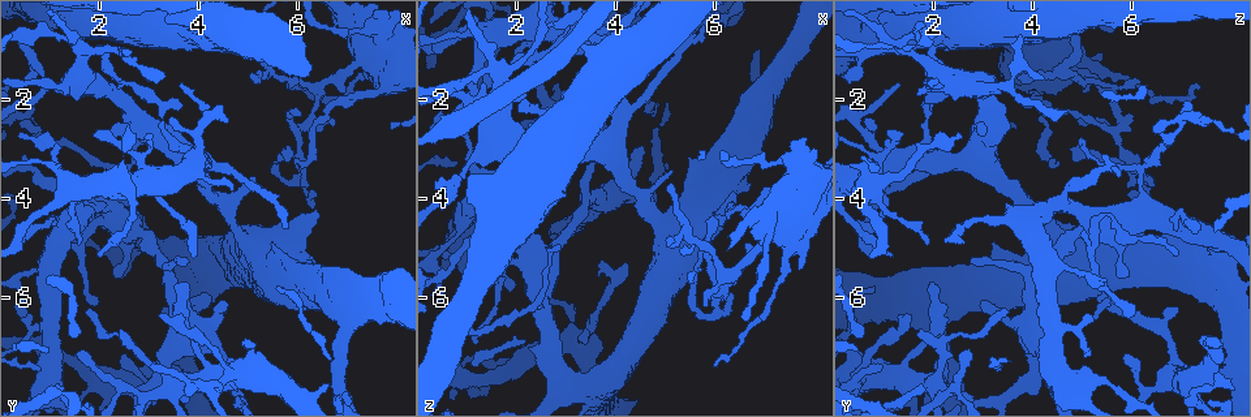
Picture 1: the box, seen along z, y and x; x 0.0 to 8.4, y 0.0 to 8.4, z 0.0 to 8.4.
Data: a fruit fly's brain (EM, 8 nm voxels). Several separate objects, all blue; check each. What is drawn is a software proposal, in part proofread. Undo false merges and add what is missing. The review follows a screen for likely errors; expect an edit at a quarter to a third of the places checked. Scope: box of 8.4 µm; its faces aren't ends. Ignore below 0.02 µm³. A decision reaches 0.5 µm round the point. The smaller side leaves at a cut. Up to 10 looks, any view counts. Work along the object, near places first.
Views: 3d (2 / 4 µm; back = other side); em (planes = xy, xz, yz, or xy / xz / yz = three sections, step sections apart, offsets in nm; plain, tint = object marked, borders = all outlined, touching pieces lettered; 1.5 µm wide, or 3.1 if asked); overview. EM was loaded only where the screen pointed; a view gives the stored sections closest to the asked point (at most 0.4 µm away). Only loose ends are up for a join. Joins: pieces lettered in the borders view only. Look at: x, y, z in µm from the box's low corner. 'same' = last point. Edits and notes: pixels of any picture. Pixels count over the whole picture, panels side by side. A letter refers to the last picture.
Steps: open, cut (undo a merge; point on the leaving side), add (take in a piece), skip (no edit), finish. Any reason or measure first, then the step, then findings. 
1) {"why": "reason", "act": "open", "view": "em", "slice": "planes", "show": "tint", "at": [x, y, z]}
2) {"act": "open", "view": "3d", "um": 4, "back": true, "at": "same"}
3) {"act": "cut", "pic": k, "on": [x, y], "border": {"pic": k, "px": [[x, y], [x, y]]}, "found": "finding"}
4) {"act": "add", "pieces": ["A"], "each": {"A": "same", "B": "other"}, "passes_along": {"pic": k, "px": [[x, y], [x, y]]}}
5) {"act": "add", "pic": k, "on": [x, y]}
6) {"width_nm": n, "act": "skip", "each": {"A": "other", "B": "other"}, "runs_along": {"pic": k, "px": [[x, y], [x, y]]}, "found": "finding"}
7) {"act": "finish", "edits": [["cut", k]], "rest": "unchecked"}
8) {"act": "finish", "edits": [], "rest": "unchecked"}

{"why": "an open end", "act": "open", "view": "em", "slice": "planes", "show": "borders", "at": [2.05, 0.95, 1.90]}

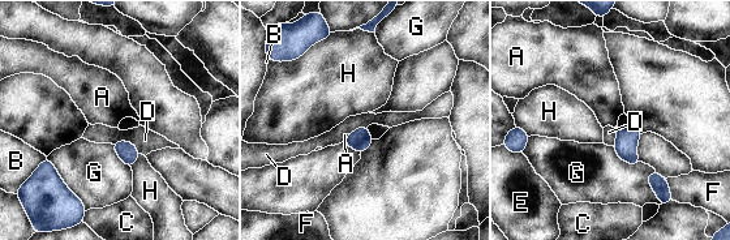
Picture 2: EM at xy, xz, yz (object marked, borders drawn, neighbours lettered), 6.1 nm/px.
{"longest_contact_nm": ["G", 420], "act": "skip", "each": {"A": "other", "B": "other", "C": "other", "D": "other", "E": "other", "F": "other", "G": "other", "H": "other"}, "found": "no lettered piece goes on from it"}

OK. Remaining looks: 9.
{"why": "branch stops here", "act": "open", "view": "em", "slice": "planes", "show": "borders", "at": [3.75, 5.25, 2.75]}

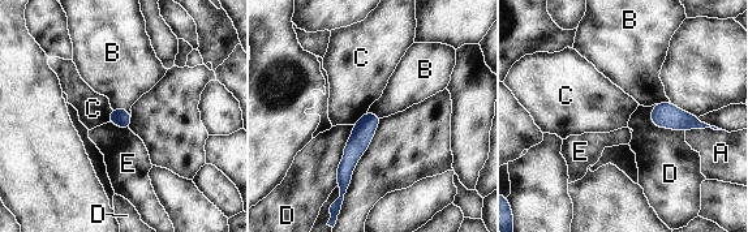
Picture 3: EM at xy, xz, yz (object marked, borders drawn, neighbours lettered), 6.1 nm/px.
{"act": "skip", "each": {"A": "other", "B": "other", "C": "other", "D": "other", "E": "other"}, "border": {"pic": 3, "px": [[112, 108], [125, 108], [130, 116]]}, "found": "none of them fits"}

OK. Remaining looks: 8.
{"why": "tapers out", "act": "open", "view": "em", "slice": "planes", "show": "borders", "at": [1.85, 2.70, 1.40]}

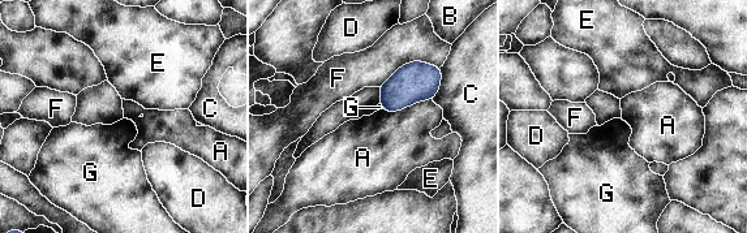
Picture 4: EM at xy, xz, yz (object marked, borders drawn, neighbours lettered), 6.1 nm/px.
{"act": "skip", "each": {"A": "other", "B": "other", "C": "other", "D": "other", "E": "other", "F": "other", "G": "other"}, "border": {"pic": 4, "px": [[432, 99], [393, 112], [382, 109]]}, "found": "no lettered piece goes on from it"}

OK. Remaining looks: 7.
{"why": "tapers out", "act": "open", "view": "em", "slice": "planes", "show": "borders", "at": [1.15, 7.80, 1.80]}

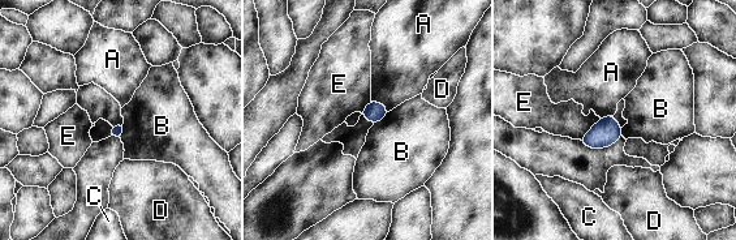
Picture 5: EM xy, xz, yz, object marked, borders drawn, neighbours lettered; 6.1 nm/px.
{"act": "skip", "each": {"A": "other", "B": "other", "C": "other", "D": "other", "E": "other"}, "border": {"pic": 5, "px": [[390, 111], [374, 124]]}, "found": "no lettered piece goes on from it"}

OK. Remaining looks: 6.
{"act": "finish", "edits": [], "rest": "unchecked"}

